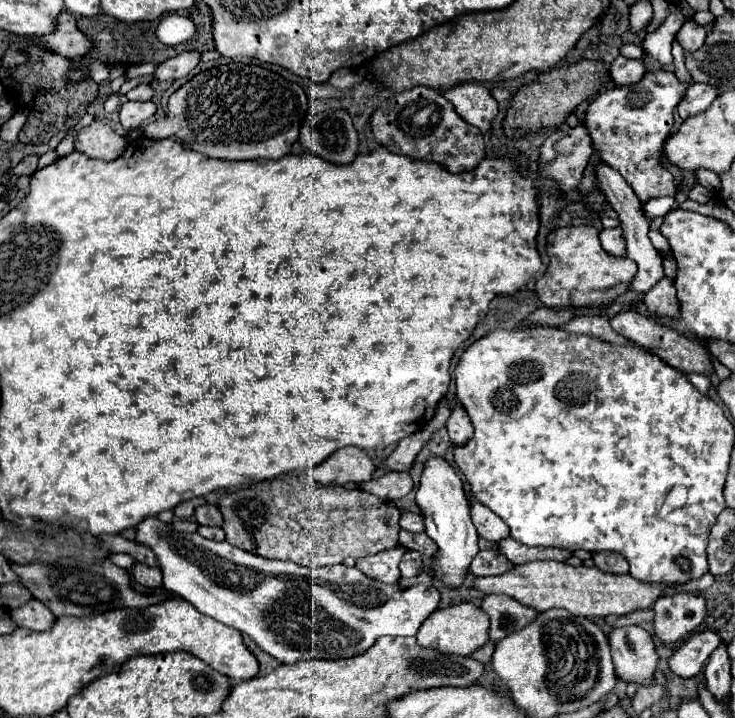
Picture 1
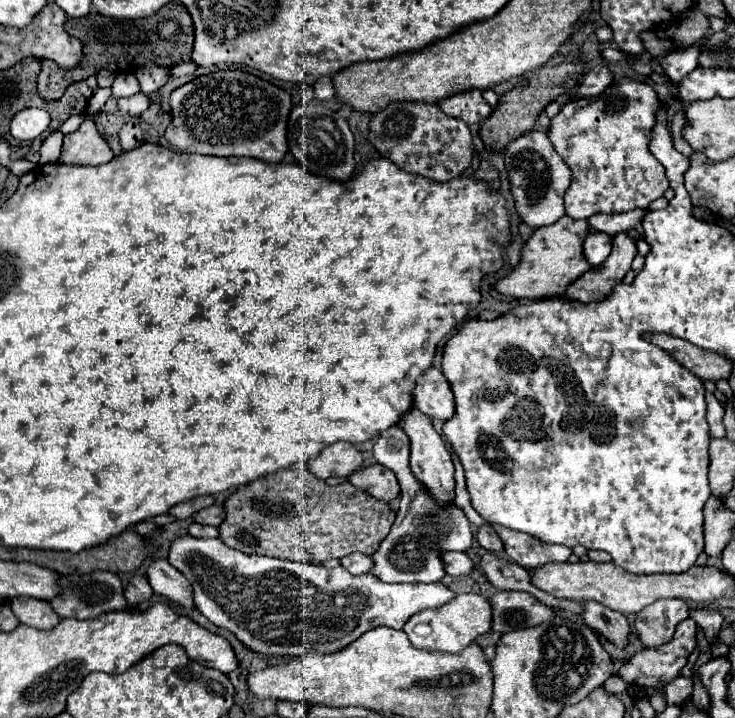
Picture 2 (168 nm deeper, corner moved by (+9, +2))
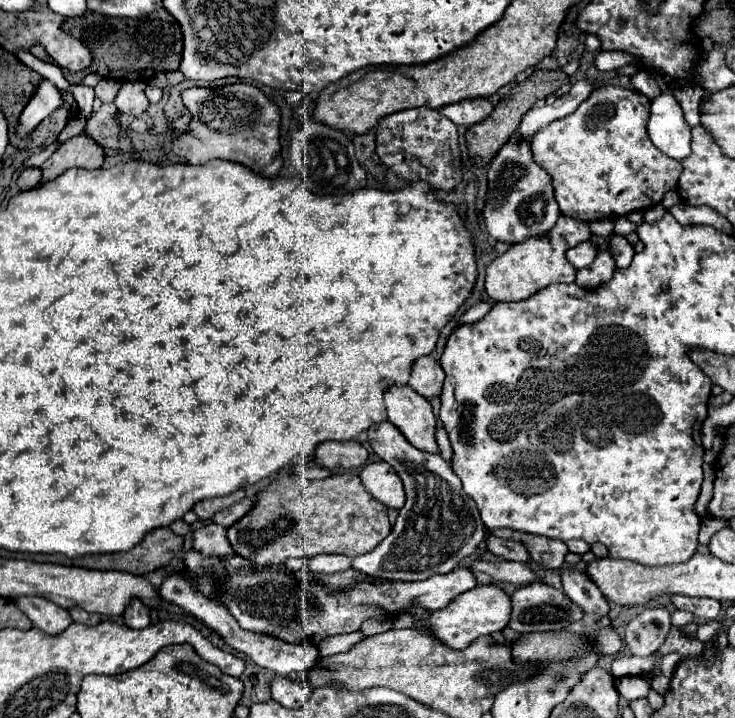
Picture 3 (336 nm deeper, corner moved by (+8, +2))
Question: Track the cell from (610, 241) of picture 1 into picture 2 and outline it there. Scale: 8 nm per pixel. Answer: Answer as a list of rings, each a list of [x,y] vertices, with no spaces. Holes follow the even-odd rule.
[[[590,232],[584,240],[584,258],[592,268],[602,264],[610,254],[610,236],[604,232]]]

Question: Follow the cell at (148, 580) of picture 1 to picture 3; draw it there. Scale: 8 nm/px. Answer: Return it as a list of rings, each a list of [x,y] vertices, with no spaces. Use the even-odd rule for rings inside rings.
[[[133,598],[131,604],[125,608],[123,616],[125,616],[125,624],[129,628],[145,628],[151,620],[149,620],[149,608],[139,600],[139,598]]]

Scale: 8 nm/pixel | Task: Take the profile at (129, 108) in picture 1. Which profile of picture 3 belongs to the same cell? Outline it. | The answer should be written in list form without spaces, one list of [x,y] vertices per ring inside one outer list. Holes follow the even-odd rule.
[[[123,82],[117,98],[115,98],[115,106],[121,114],[131,114],[131,116],[141,116],[147,106],[149,100],[145,96],[145,82]]]

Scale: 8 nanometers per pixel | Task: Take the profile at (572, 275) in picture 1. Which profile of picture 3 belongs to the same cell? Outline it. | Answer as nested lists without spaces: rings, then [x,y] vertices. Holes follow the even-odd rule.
[[[559,216],[557,224],[545,232],[543,236],[527,238],[519,244],[513,244],[503,256],[499,256],[489,268],[485,278],[485,292],[495,302],[519,302],[523,298],[533,296],[541,288],[549,284],[571,284],[575,282],[577,268],[567,260],[567,250],[589,240],[591,230],[583,220],[575,220],[571,216]]]

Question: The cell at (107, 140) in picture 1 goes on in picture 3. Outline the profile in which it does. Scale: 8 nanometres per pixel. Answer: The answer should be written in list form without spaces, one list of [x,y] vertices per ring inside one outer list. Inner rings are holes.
[[[85,132],[77,134],[69,138],[67,142],[63,142],[53,152],[53,156],[47,162],[43,162],[41,182],[57,178],[61,172],[69,168],[87,168],[87,170],[101,168],[103,160],[105,160],[103,148],[93,138],[89,138]]]

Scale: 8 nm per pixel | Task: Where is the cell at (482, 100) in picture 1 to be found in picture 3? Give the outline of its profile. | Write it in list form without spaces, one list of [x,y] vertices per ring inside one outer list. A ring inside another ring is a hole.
[[[469,98],[469,100],[443,106],[439,112],[445,118],[453,120],[457,126],[473,126],[485,120],[493,112],[493,104],[487,98]]]

